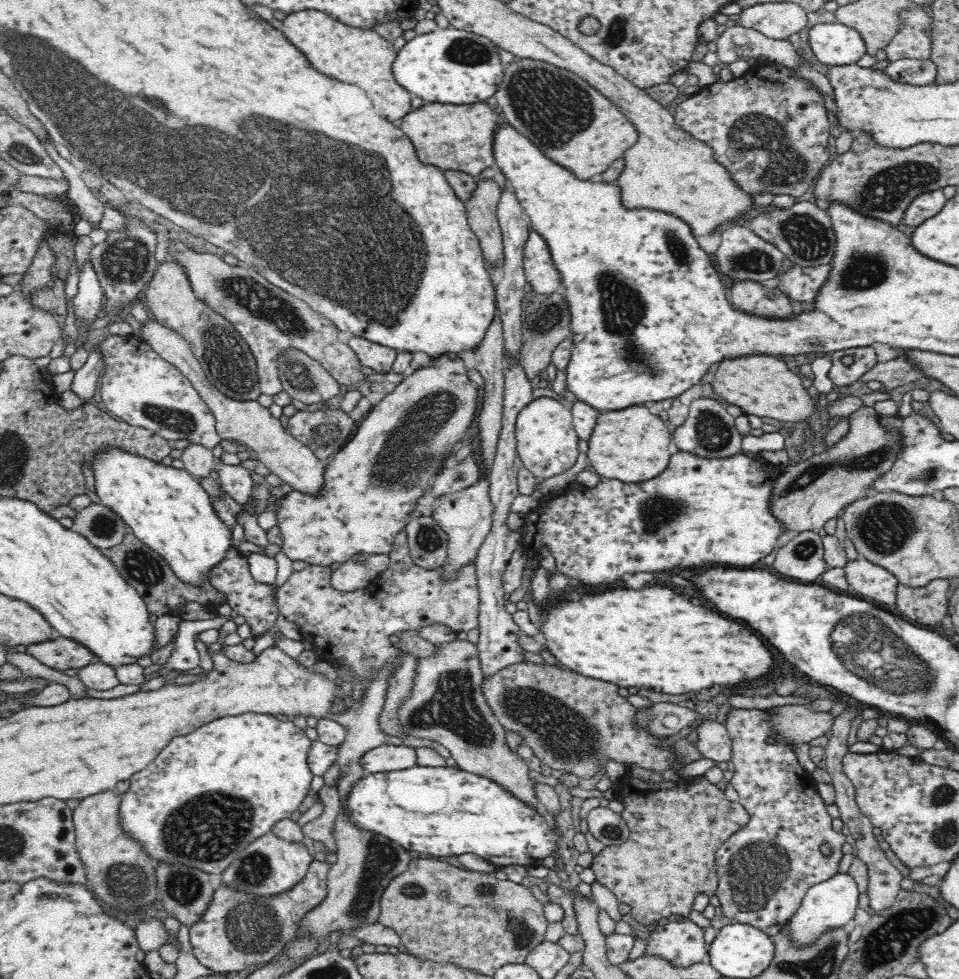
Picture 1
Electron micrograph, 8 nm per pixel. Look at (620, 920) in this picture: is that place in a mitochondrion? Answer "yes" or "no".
no

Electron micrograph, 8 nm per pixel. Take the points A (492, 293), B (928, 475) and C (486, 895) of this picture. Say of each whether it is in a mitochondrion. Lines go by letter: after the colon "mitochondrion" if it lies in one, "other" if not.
A: other
B: mitochondrion
C: mitochondrion

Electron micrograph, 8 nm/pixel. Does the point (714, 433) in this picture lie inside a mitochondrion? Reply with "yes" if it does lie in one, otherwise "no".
yes

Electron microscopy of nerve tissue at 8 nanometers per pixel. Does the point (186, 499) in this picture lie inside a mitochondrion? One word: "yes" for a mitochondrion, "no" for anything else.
no

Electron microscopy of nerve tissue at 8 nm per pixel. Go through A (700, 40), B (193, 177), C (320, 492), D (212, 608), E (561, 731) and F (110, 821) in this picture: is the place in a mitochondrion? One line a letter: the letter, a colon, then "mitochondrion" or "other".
A: other
B: mitochondrion
C: other
D: other
E: mitochondrion
F: other

